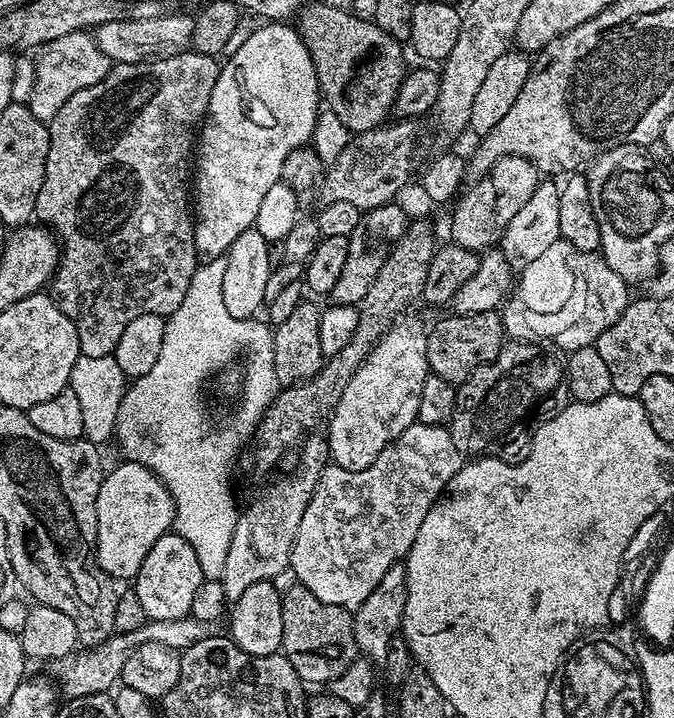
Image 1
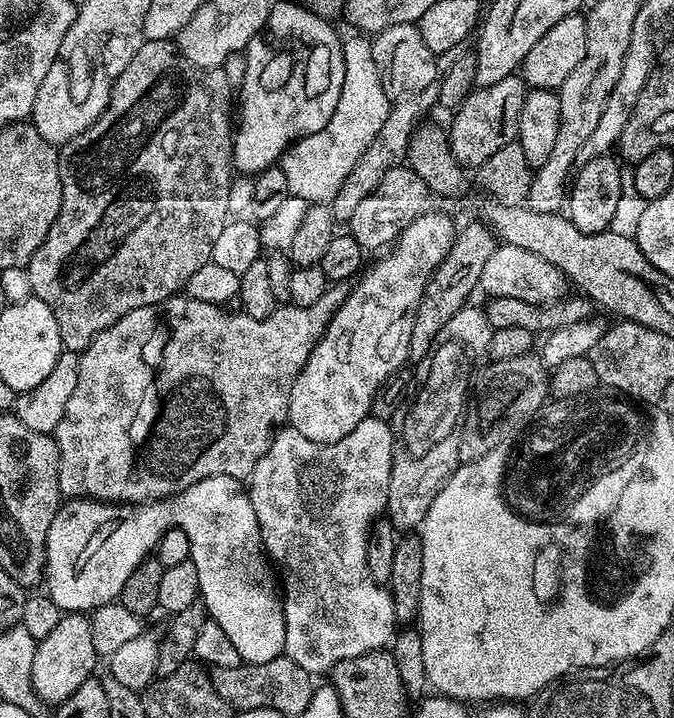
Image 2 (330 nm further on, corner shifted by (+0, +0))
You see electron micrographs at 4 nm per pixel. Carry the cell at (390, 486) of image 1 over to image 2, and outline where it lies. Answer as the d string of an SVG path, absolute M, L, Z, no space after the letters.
M369 415L346 438L338 438L333 444L319 444L310 442L310 438L302 438L298 430L290 426L284 426L273 435L268 444L266 454L254 466L250 483L246 491L254 506L254 518L258 518L258 530L260 540L264 544L264 550L268 553L271 563L278 569L279 579L282 581L282 599L284 601L284 617L286 618L286 642L284 643L284 655L289 656L302 670L313 674L328 674L332 668L347 659L366 655L367 652L387 649L392 643L392 637L398 631L398 621L394 614L394 602L385 585L374 582L370 578L370 570L366 566L366 542L372 529L372 525L385 515L388 507L388 495L390 494L390 470L392 469L392 455L394 454L394 442L392 441L392 425L389 421L379 420Z

